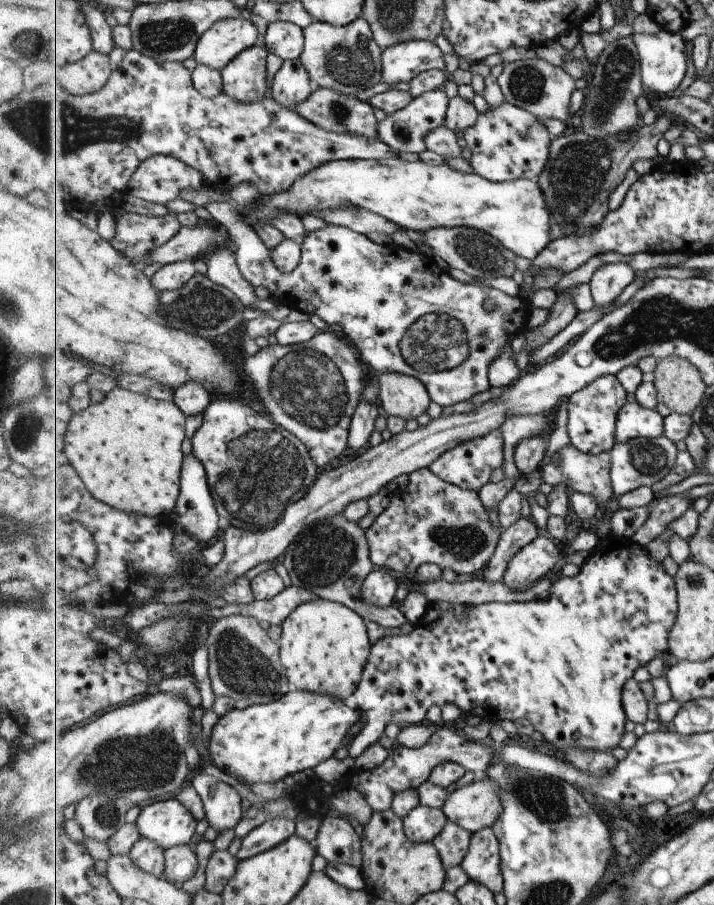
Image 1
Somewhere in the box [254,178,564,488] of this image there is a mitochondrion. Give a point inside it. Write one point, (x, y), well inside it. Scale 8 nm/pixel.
(310, 382)

